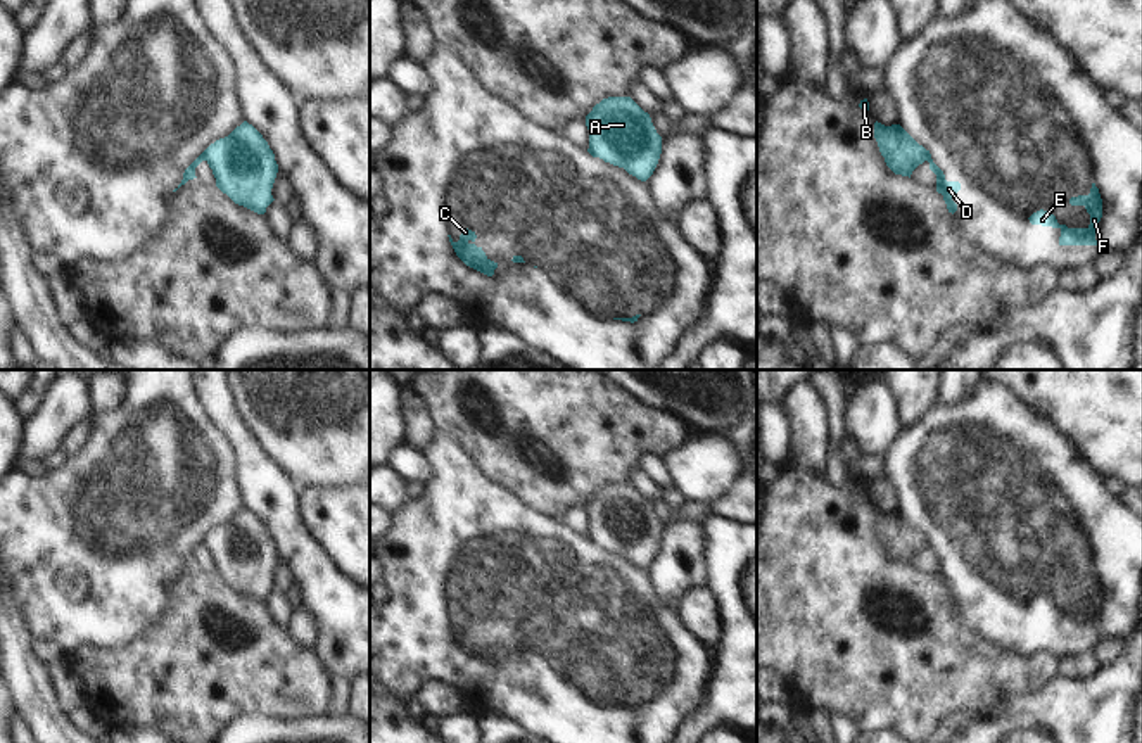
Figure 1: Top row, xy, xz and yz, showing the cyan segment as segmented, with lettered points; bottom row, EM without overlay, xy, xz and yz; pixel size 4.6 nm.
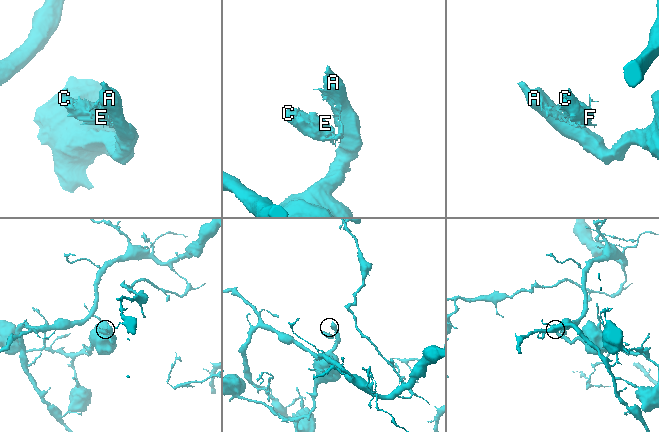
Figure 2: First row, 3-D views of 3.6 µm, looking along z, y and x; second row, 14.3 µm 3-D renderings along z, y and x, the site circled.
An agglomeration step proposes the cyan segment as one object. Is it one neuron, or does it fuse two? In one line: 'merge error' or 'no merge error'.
merge error

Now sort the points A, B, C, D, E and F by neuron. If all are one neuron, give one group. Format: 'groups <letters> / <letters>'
groups A B / C D E F

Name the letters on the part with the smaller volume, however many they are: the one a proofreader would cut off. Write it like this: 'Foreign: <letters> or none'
Foreign: C, D, E, F

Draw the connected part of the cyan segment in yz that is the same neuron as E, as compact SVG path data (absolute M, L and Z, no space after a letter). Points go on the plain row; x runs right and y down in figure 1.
M1092 570L1088 582L1071 584L1069 591L1087 596L1090 601L1090 612L1087 615L1068 615L1066 612L1059 612L1056 603L1044 596L1033 600L1028 606L1031 612L1059 615L1059 632L1097 632L1095 620L1102 605L1102 586L1095 570Z

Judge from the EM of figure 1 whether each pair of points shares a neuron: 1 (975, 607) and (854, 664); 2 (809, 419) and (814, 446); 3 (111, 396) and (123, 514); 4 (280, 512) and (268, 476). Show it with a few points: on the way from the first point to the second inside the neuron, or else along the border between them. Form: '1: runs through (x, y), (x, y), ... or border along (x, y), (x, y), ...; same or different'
1: border along (952, 602), (959, 619), (989, 641); different
2: runs through (809, 425), (811, 439); same
3: border along (126, 387), (114, 408), (92, 413); different
4: runs through (279, 503), (268, 484); same

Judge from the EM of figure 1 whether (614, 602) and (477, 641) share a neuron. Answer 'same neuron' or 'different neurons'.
same neuron

